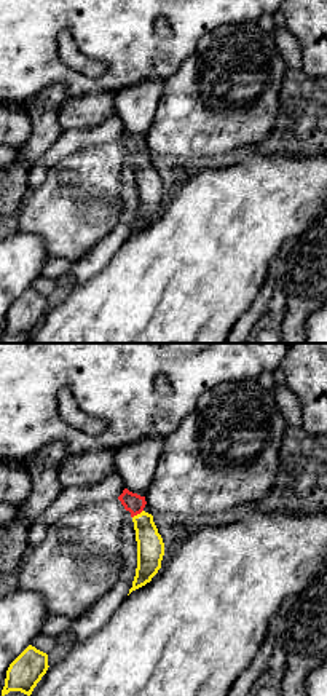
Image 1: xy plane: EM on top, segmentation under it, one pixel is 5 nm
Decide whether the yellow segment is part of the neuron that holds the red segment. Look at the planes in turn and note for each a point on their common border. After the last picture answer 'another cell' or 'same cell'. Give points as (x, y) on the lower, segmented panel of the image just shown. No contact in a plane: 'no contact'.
meets red at (137, 513)

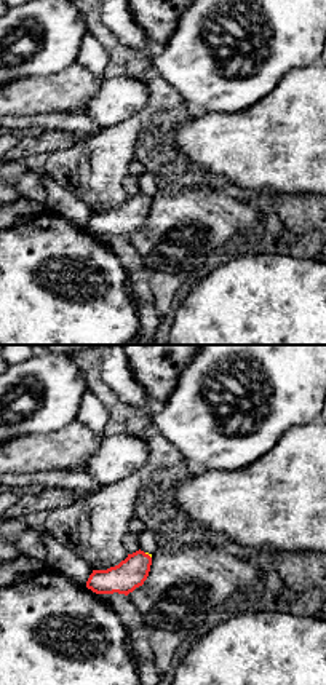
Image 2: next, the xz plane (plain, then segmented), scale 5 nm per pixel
meets red at (147, 554)

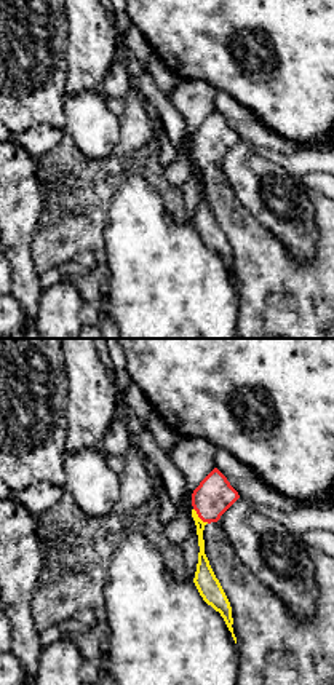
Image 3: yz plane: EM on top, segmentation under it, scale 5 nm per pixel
meets red at (200, 518)

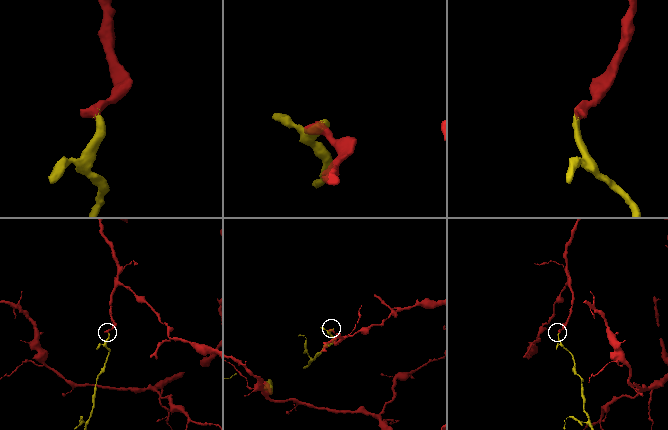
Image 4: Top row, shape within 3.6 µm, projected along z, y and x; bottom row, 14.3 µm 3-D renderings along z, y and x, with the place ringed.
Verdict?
same cell

